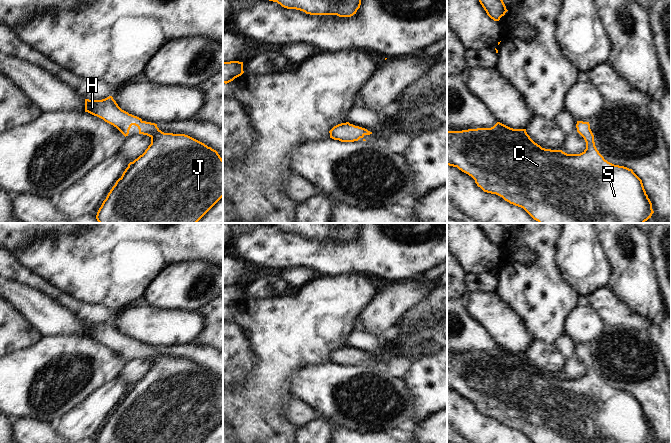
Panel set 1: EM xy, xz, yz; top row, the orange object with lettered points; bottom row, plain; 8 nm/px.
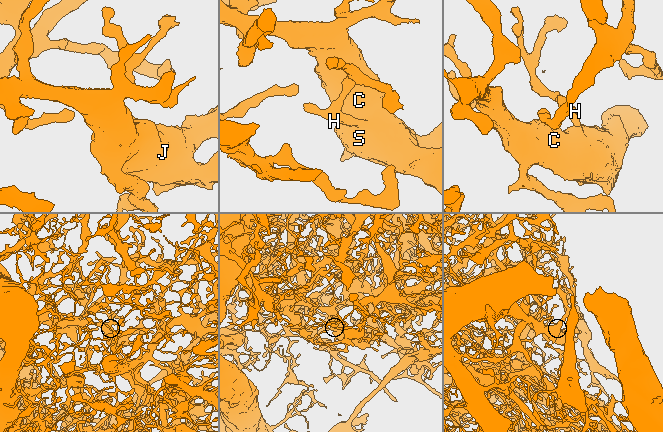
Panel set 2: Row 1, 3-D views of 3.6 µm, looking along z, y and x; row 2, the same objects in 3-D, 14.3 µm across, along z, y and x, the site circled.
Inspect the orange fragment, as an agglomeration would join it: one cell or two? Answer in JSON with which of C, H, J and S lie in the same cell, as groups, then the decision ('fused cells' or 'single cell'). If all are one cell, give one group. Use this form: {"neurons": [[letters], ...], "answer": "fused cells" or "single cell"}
{"neurons": [["C", "H", "J", "S"]], "answer": "single cell"}

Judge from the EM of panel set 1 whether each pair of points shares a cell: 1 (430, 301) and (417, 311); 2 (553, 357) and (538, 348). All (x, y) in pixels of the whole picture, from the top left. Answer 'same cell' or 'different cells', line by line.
1: same cell
2: same cell

